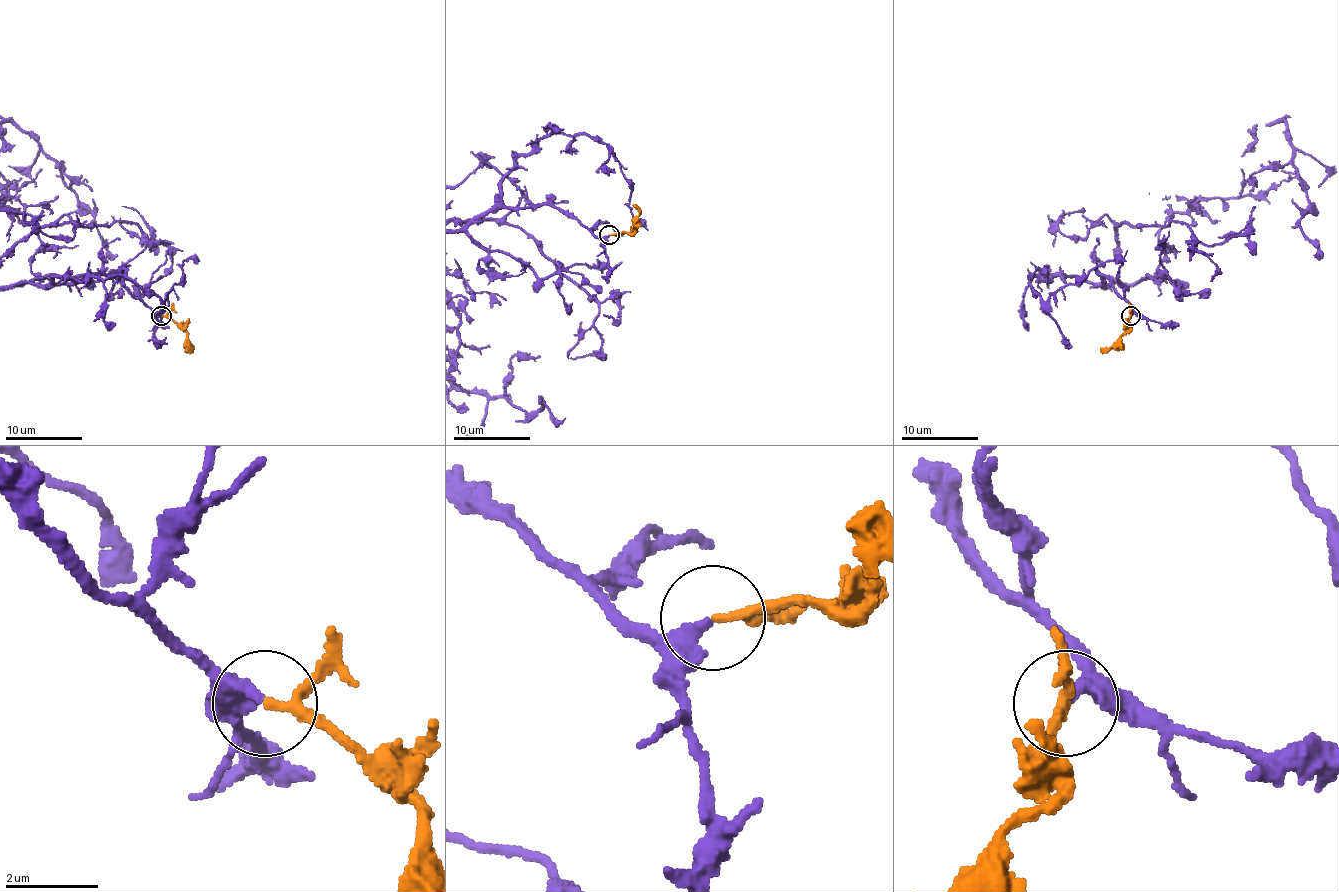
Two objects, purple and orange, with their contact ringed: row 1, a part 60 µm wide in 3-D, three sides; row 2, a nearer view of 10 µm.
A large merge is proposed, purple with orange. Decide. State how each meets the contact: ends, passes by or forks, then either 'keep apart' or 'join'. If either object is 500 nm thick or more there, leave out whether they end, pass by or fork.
purple ends there; orange passes by; join

